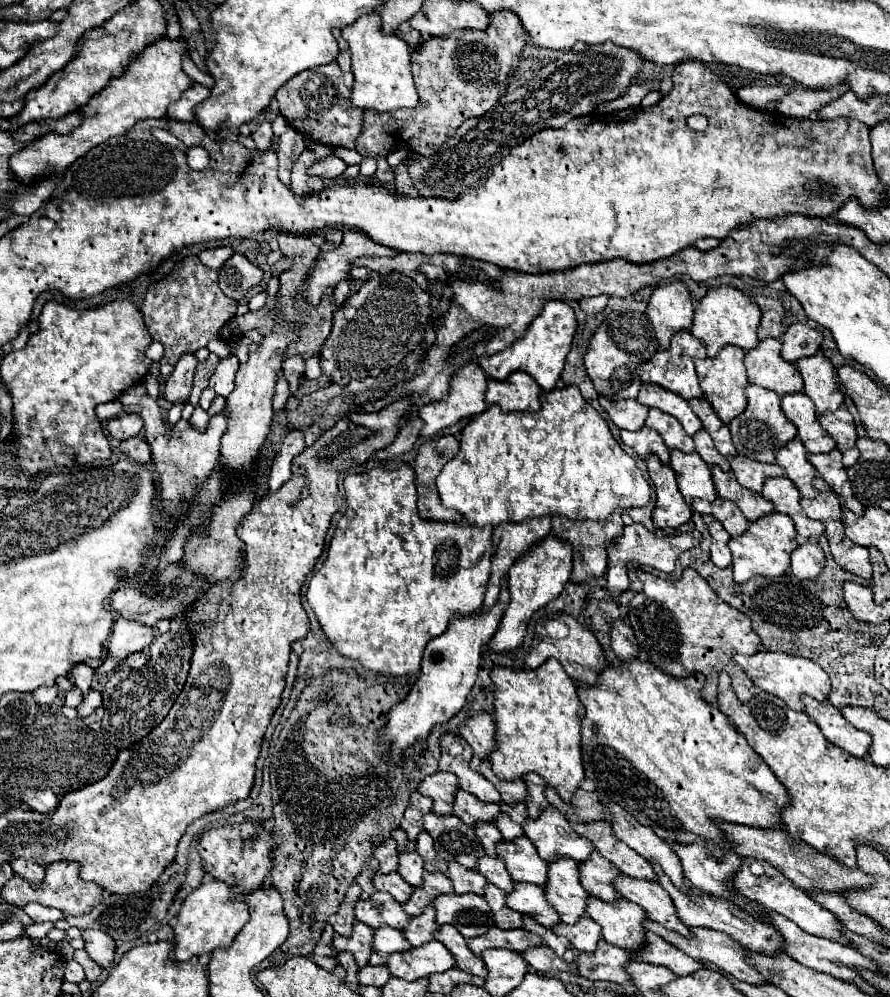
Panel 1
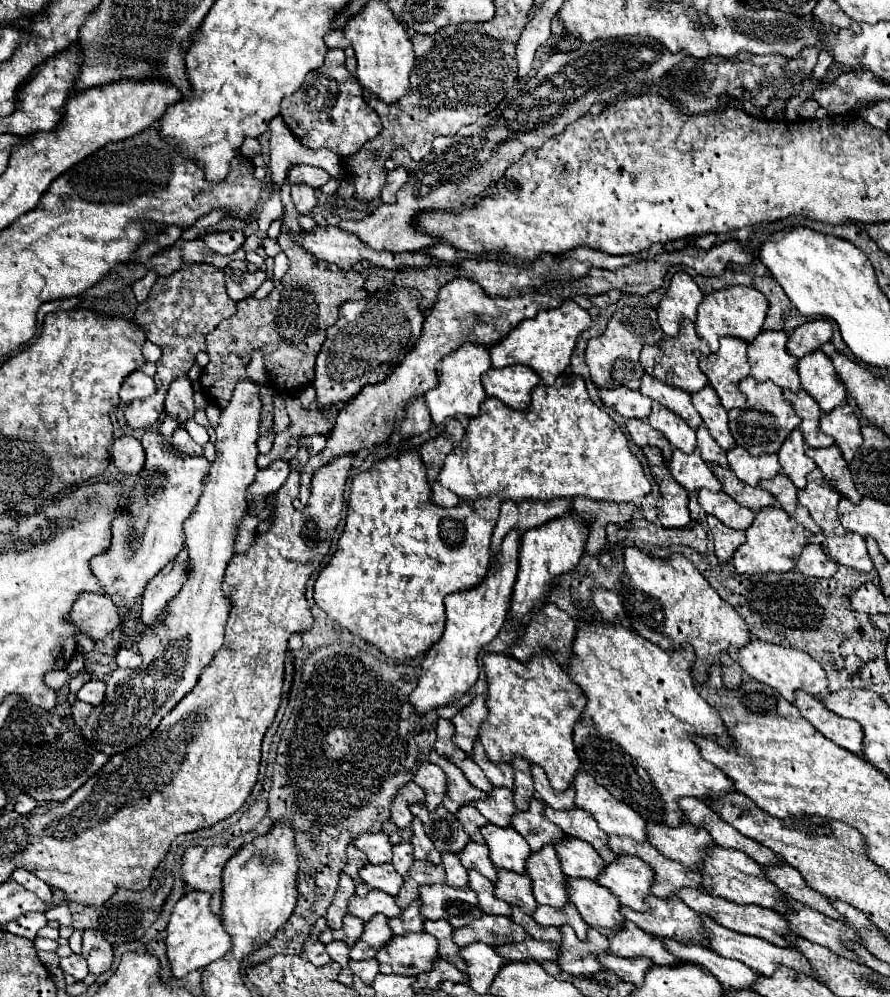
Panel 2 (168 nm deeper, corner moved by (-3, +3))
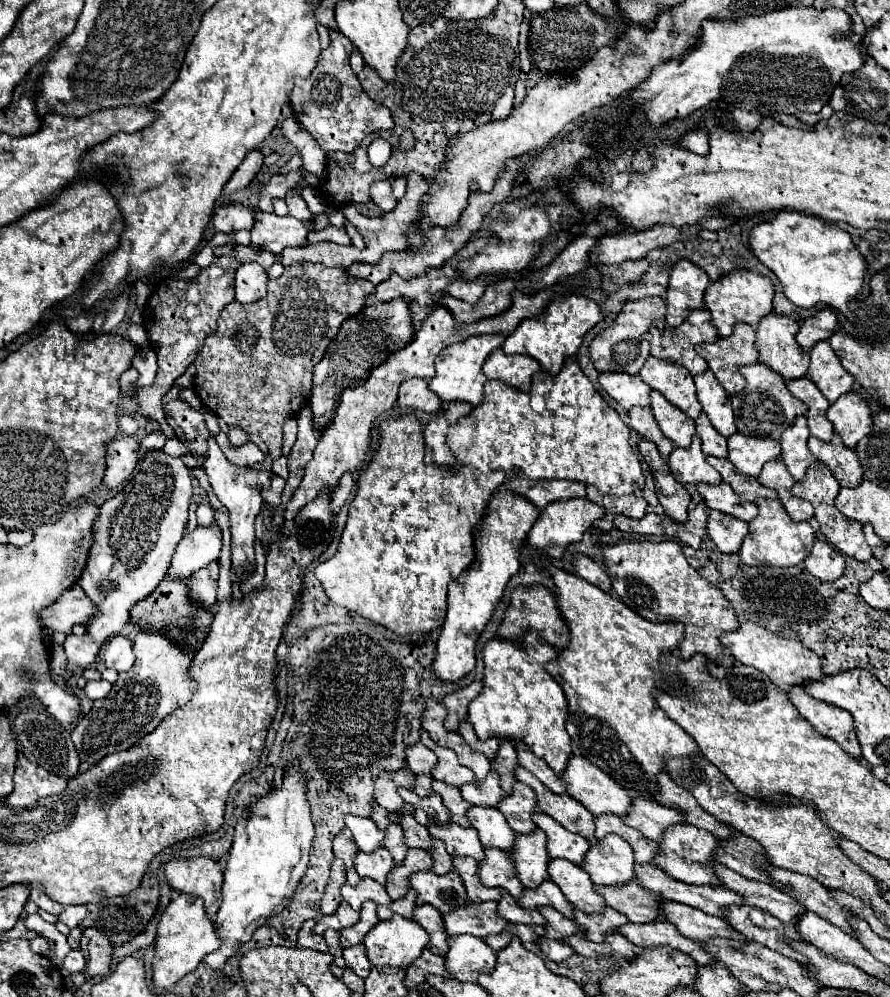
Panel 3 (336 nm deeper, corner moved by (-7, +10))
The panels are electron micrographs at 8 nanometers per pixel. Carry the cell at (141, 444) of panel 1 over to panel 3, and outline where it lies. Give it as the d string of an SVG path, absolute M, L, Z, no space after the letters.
M121 436L107 444L107 470L103 476L103 484L107 488L119 488L133 472L137 466L137 450L139 442L133 436Z

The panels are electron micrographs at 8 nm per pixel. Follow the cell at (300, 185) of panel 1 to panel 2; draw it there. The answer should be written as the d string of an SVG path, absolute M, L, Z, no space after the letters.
M293 183L291 185L291 197L295 201L295 207L301 215L311 215L313 207L317 205L317 191L309 187L307 183Z

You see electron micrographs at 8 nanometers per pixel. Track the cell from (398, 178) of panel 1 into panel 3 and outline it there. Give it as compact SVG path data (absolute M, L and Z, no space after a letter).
M395 178L391 180L381 180L381 182L373 182L371 184L371 200L383 210L383 212L391 212L395 208L395 198L391 194L391 184L393 184Z

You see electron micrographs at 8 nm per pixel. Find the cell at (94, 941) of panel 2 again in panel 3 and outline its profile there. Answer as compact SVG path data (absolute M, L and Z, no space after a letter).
M85 930L83 932L85 944L81 946L85 950L87 966L85 966L85 976L95 978L95 976L105 976L111 970L111 954L113 946L107 942L107 938L99 930Z

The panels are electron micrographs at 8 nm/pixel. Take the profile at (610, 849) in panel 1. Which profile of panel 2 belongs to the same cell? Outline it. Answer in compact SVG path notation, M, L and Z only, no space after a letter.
M545 805L545 815L551 823L559 825L569 837L577 837L587 841L595 847L595 851L603 857L605 863L615 863L619 857L609 849L607 835L601 833L597 821L585 809L571 809L571 811L555 811Z

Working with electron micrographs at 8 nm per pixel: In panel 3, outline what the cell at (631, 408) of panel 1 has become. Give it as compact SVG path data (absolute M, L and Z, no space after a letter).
M601 372L599 374L599 384L601 388L617 400L625 410L633 406L649 408L649 392L651 388L641 380L639 374L623 374L623 372Z

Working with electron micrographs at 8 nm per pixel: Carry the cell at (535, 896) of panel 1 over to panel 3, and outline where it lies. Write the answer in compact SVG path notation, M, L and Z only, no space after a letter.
M485 848L485 858L479 862L479 880L489 888L505 888L511 896L519 896L523 886L517 882L517 876L513 874L513 862L509 862L507 852L497 848Z

